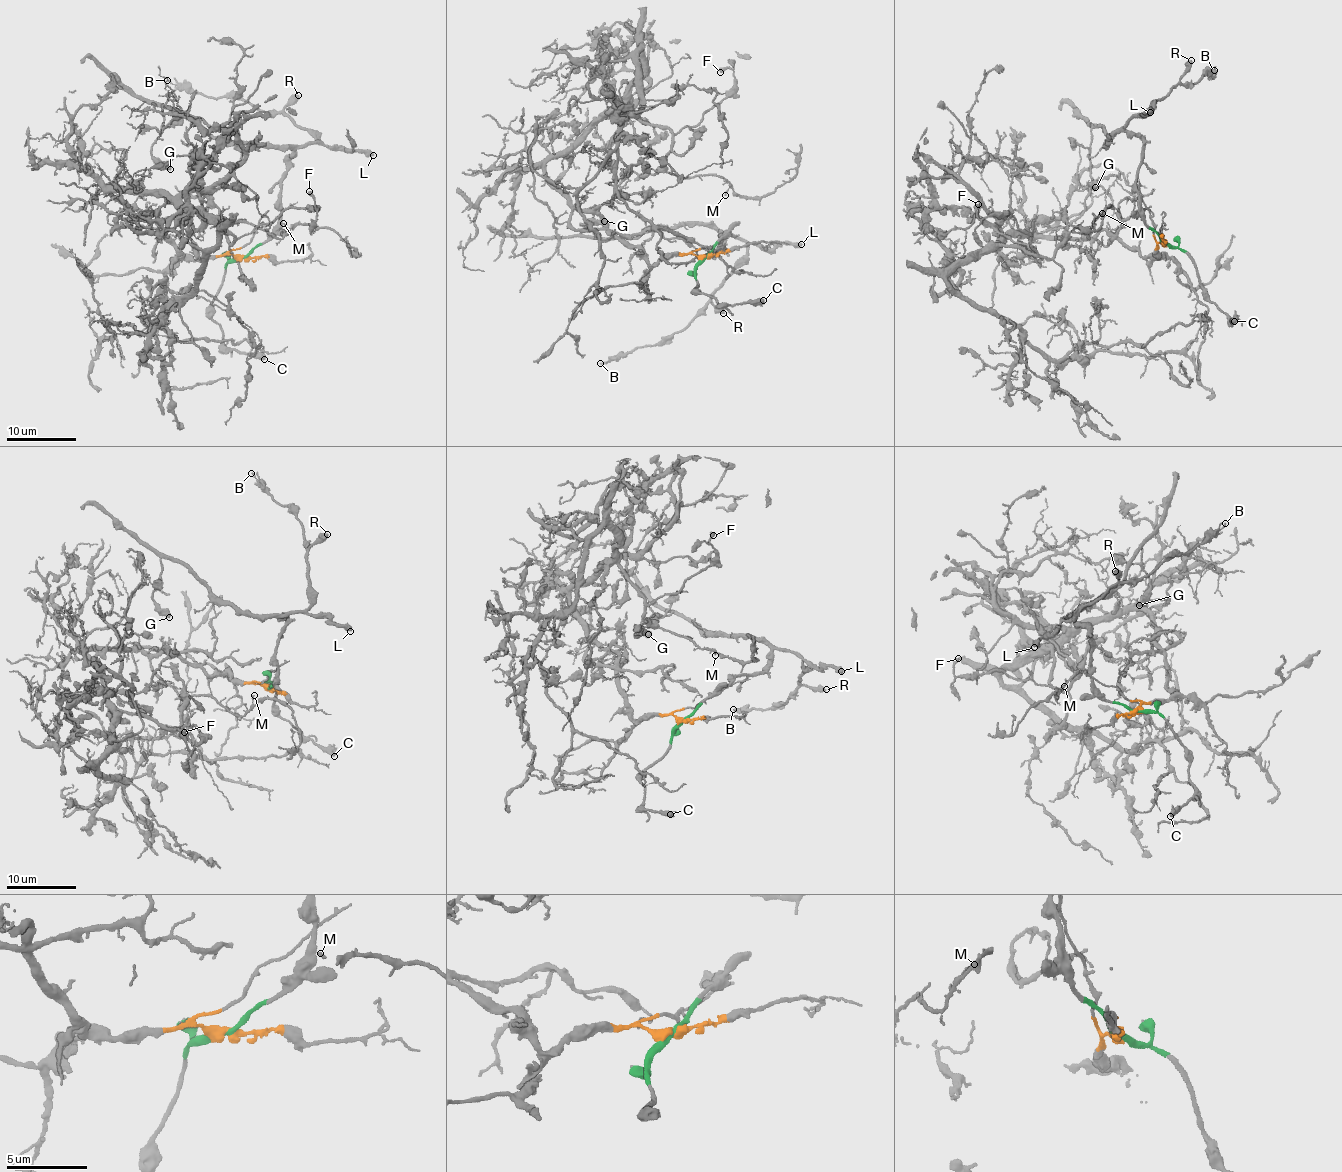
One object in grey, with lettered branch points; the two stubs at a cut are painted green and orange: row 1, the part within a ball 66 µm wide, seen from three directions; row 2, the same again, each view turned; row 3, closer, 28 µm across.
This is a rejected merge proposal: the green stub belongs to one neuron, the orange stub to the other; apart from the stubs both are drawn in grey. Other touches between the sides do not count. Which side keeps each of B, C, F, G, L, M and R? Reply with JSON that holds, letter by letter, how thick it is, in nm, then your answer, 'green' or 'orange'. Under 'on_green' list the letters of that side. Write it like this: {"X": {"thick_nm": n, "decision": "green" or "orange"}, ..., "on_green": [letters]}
{"B": {"thick_nm": 160, "decision": "green"}, "C": {"thick_nm": 550, "decision": "green"}, "F": {"thick_nm": 400, "decision": "orange"}, "G": {"thick_nm": 500, "decision": "green"}, "L": {"thick_nm": 500, "decision": "green"}, "M": {"thick_nm": 130, "decision": "orange"}, "R": {"thick_nm": 500, "decision": "green"}, "on_green": ["B", "C", "G", "L", "R"]}

